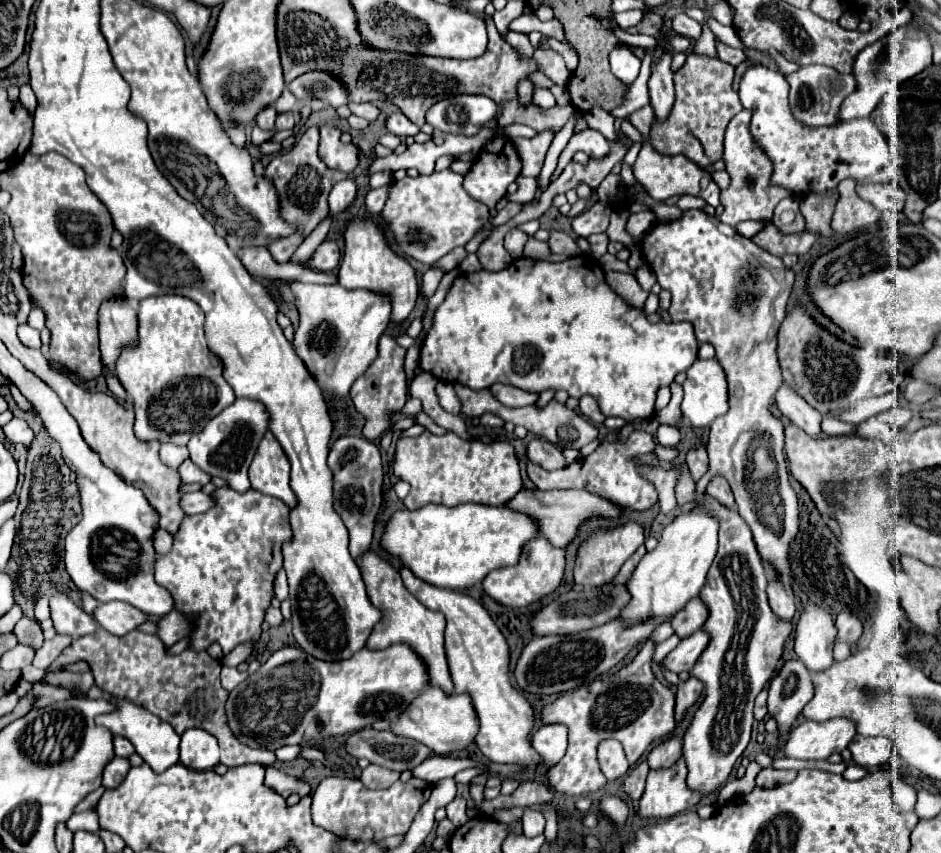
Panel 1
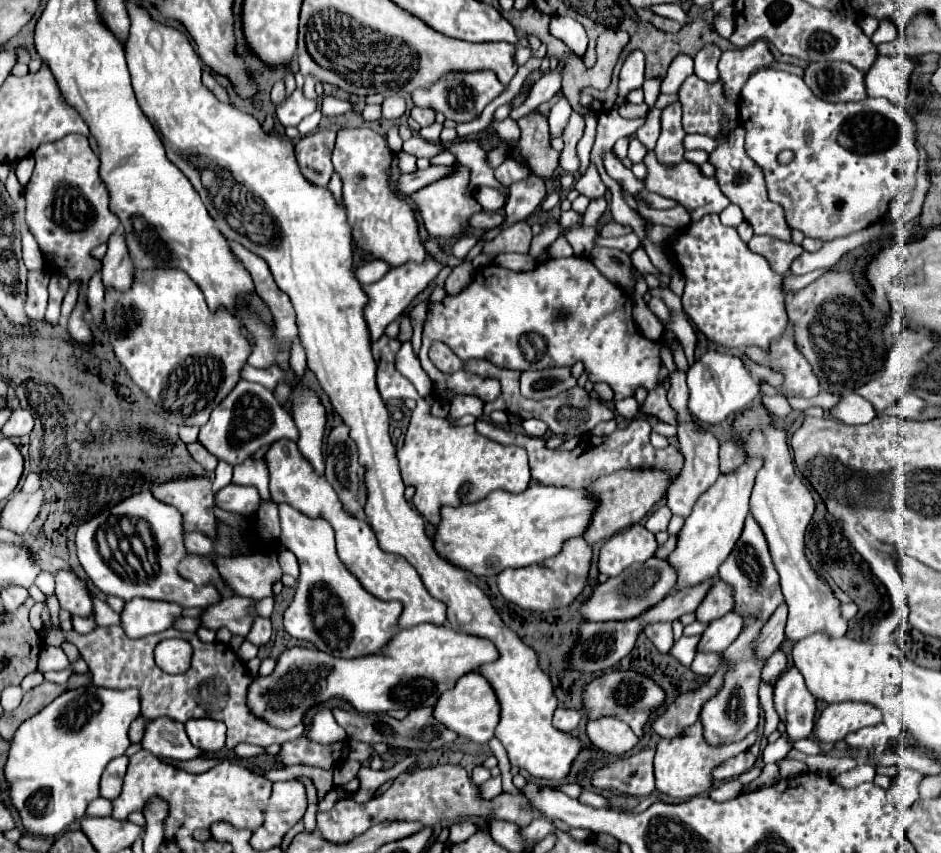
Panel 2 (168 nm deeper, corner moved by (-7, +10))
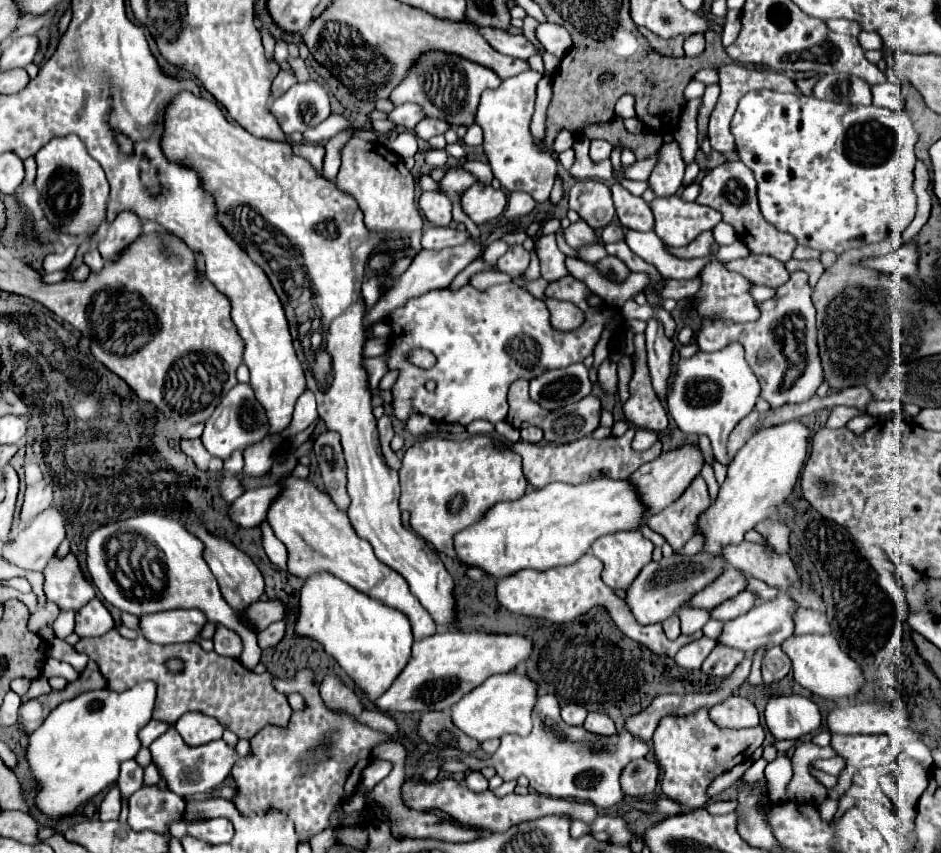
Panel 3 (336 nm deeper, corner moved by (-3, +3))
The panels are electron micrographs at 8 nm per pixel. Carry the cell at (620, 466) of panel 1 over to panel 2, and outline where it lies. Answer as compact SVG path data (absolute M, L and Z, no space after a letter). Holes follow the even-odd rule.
M477 419L475 429L479 435L499 441L499 443L519 443L527 449L529 455L529 469L533 479L537 479L543 485L553 485L553 487L569 487L569 489L583 489L587 487L595 477L601 477L603 473L619 471L619 469L665 469L671 477L683 469L683 455L675 447L665 447L665 449L655 449L649 443L651 427L647 419L633 419L625 429L615 429L611 435L599 441L599 437L587 439L587 447L575 447L573 451L551 451L545 447L543 439L517 433L517 431L505 431L503 427L493 425L491 421Z

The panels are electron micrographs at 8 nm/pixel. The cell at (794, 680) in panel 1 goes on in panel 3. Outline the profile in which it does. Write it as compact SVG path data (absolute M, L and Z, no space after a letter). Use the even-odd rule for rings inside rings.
M773 696L765 708L765 722L775 740L795 740L815 732L821 714L817 704L805 696Z

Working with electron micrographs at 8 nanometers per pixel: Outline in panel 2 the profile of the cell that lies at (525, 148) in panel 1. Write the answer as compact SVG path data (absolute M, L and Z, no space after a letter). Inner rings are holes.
M511 117L495 123L495 131L497 131L499 137L503 137L507 141L517 141L519 139L519 127L517 127L517 123Z

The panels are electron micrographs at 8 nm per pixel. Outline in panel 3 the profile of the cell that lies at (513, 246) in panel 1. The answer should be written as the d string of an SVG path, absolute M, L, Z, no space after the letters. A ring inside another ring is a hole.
M511 246L509 252L497 260L497 268L509 274L511 278L519 278L529 268L529 262L531 254L523 246Z

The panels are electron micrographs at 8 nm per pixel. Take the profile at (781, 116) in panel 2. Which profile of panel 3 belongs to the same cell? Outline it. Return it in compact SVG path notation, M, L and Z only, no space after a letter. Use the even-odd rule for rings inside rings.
M751 92L741 98L731 122L737 152L753 170L759 186L761 214L781 232L793 234L803 246L843 254L851 248L879 242L891 232L903 234L915 216L913 168L917 132L905 112L897 114L879 106L851 106L825 102L813 96L781 92Z

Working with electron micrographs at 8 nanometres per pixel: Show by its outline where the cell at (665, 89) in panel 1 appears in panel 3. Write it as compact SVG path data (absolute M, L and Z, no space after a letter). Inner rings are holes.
M669 142L659 150L659 164L649 176L649 188L655 196L673 196L681 190L685 162L681 158L681 150L677 142Z

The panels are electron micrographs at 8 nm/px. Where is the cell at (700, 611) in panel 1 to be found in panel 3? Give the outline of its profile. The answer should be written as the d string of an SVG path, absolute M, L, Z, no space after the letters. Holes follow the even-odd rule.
M745 590L745 592L741 592L739 596L735 596L735 598L731 598L731 600L723 602L723 604L719 604L719 608L713 608L713 612L711 612L711 618L715 618L715 620L721 620L721 622L735 620L737 616L743 616L743 614L747 614L747 612L749 612L749 610L755 606L755 602L757 602L757 596L755 596L755 592L749 592L749 590Z

